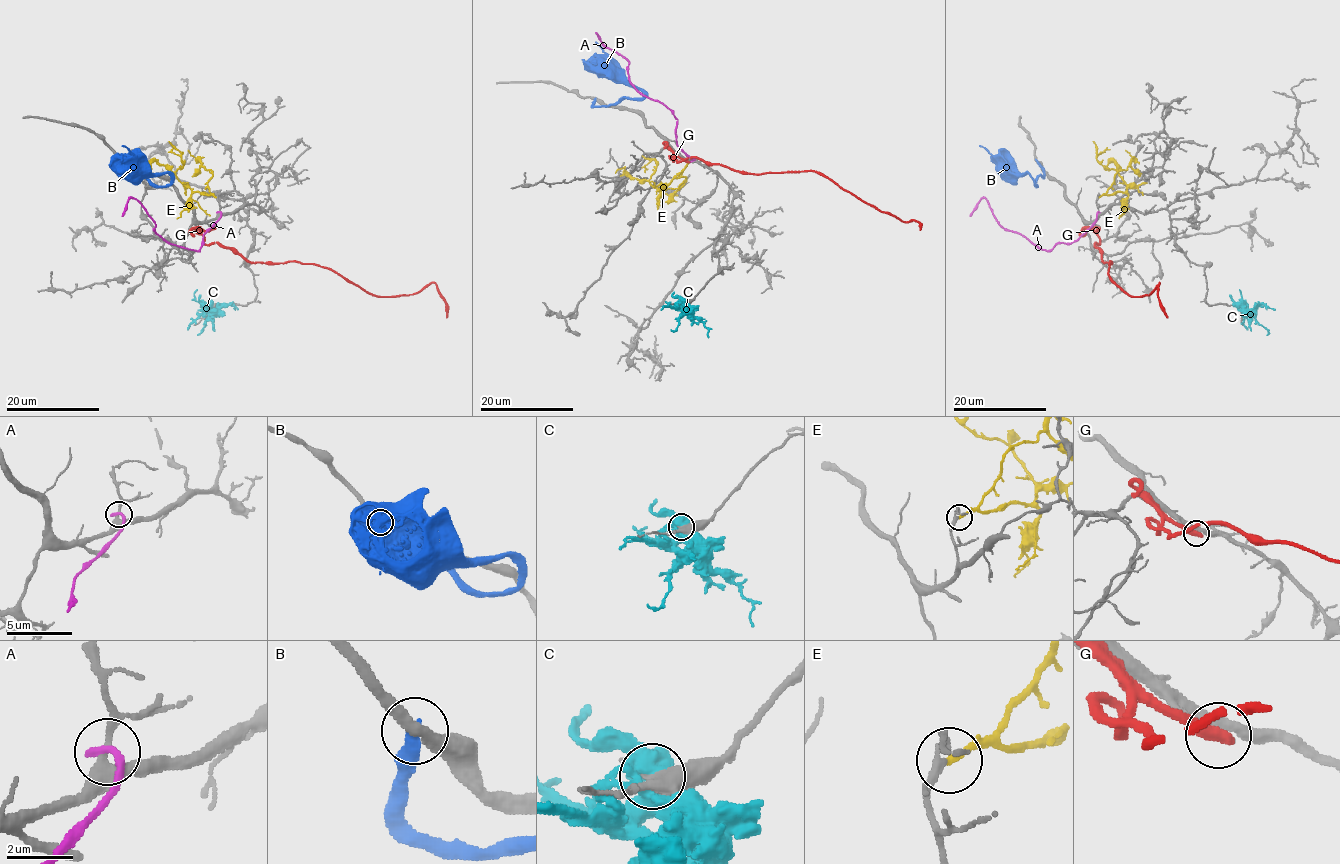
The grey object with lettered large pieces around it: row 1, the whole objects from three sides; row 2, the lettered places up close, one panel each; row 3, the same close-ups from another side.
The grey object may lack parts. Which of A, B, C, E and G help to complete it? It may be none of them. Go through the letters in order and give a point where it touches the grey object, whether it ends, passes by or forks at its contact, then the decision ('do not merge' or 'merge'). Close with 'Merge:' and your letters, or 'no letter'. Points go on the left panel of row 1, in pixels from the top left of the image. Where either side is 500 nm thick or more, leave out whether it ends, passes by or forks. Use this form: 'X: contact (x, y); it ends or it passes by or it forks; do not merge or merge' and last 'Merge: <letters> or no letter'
A: contact (219, 212); it ends; do not merge
B: contact (121, 160); it ends; do not merge
C: contact (209, 306); do not merge
E: contact (215, 197); it ends; merge
G: contact (213, 227); it ends; do not merge
Merge: E

